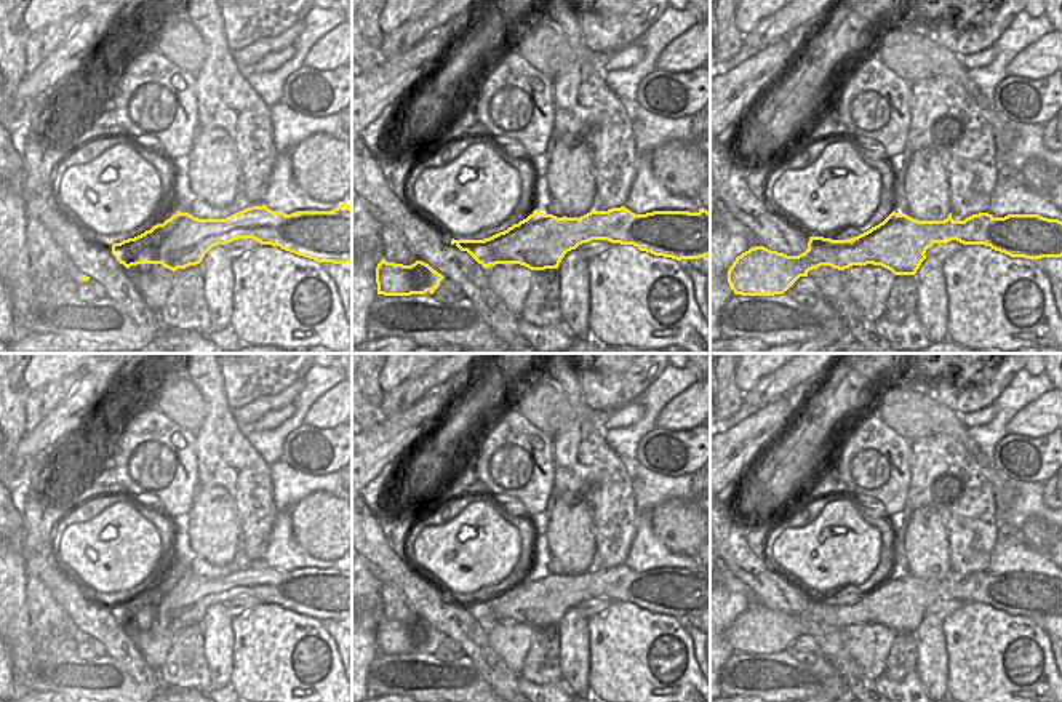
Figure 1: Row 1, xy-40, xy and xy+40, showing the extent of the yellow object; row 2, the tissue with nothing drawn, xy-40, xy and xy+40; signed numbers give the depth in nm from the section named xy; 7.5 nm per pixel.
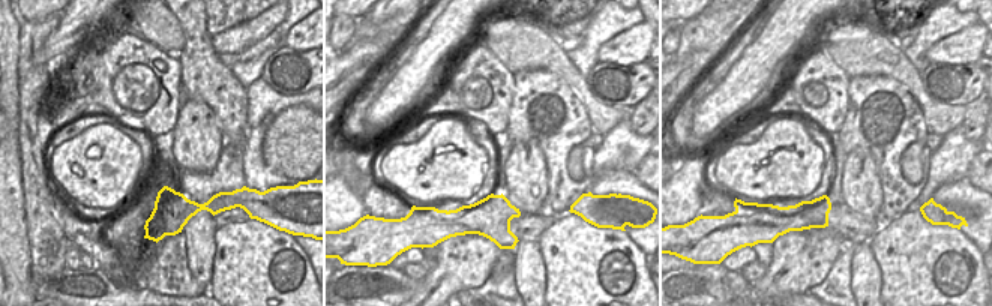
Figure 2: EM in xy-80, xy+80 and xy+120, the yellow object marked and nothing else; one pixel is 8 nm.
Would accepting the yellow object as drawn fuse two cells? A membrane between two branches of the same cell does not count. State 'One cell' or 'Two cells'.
One cell.

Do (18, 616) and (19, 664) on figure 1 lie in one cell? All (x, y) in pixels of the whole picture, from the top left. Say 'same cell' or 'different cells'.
same cell

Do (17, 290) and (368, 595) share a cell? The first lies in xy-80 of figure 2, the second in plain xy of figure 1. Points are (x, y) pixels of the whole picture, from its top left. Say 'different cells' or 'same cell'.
same cell

